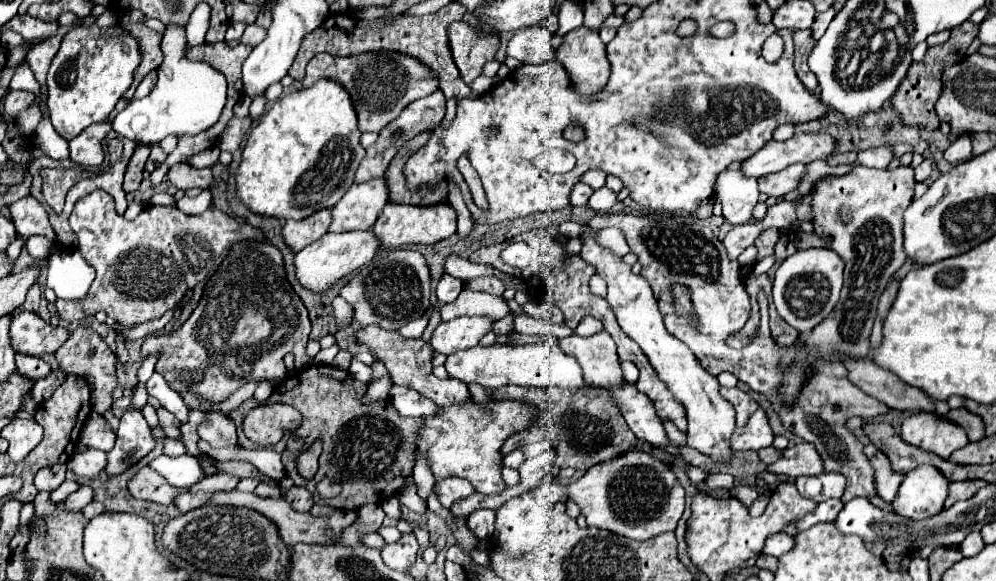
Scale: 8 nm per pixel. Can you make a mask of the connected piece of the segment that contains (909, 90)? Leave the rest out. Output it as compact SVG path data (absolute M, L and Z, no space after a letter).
M967 20L961 26L951 30L951 38L945 44L927 48L925 58L921 62L913 62L909 66L905 80L899 84L899 88L893 96L893 108L907 126L923 126L927 130L937 130L939 128L939 118L935 114L935 102L941 96L941 74L947 66L957 64L959 60L965 60L967 48L977 38L977 32L979 32L979 26Z

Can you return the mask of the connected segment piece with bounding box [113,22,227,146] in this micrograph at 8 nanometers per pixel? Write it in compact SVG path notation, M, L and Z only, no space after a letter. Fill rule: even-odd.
M173 22L165 24L165 32L161 38L161 50L165 58L157 68L157 84L145 98L131 100L129 106L125 106L115 116L113 130L119 136L151 146L169 134L195 136L211 128L219 120L227 98L225 76L205 62L187 60L183 36L185 36L183 26Z

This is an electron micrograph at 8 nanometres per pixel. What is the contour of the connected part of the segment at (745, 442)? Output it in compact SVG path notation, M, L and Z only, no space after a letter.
M761 408L749 418L747 426L737 428L731 436L733 450L759 450L759 448L771 446L771 442L773 442L773 432Z

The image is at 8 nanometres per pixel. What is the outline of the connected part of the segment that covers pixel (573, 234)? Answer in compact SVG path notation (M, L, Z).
M563 222L563 224L559 224L559 226L555 226L553 230L557 230L559 234L563 234L563 236L567 236L567 238L577 238L579 236L579 232L581 232L581 228L579 228L579 224L577 222Z

